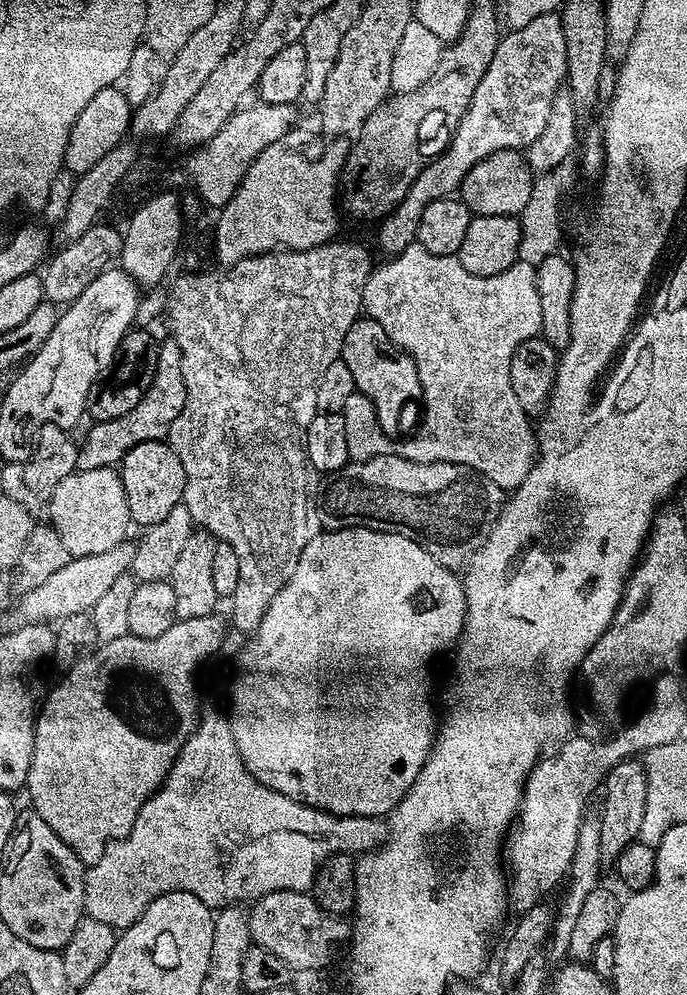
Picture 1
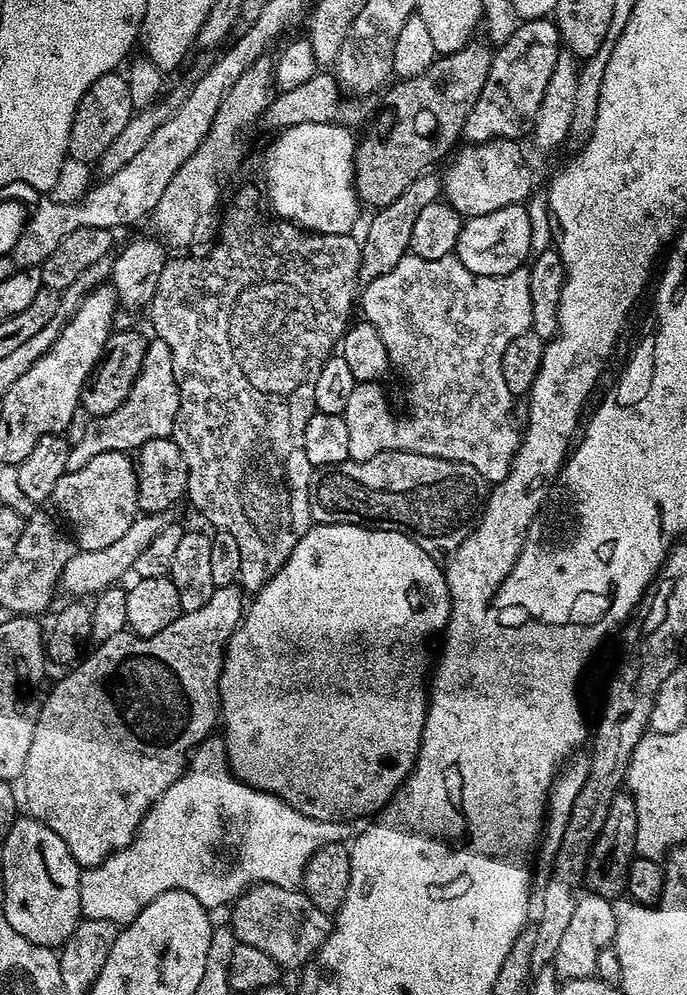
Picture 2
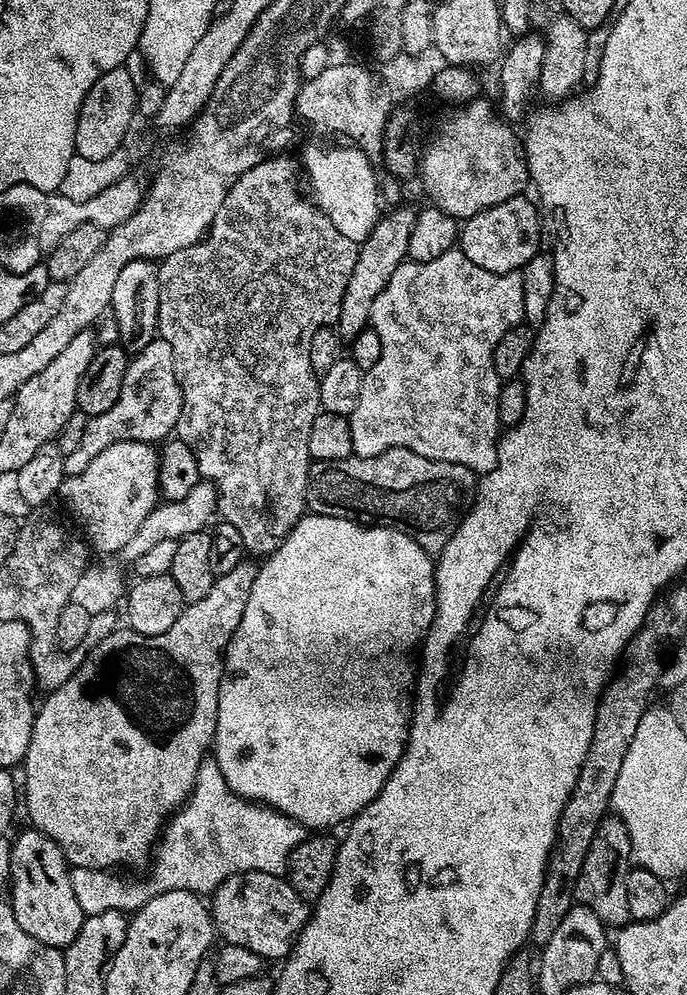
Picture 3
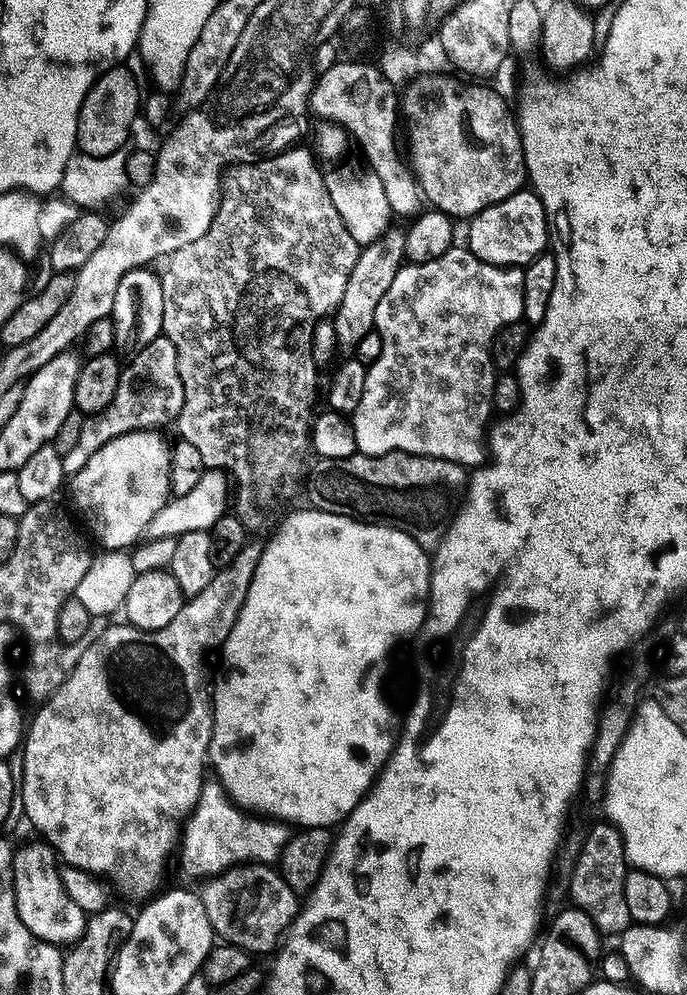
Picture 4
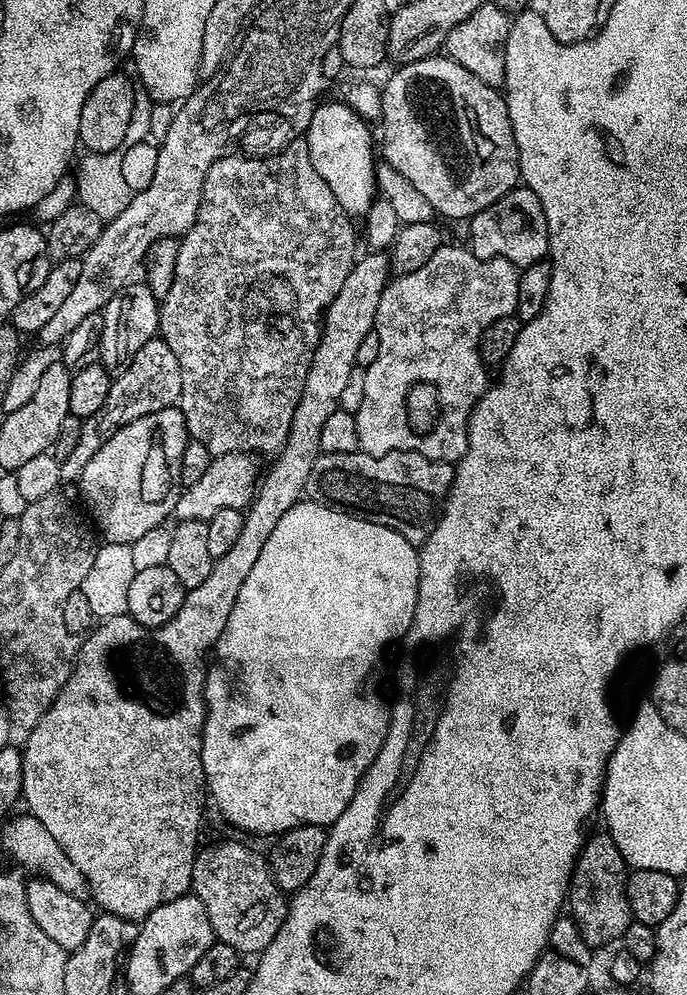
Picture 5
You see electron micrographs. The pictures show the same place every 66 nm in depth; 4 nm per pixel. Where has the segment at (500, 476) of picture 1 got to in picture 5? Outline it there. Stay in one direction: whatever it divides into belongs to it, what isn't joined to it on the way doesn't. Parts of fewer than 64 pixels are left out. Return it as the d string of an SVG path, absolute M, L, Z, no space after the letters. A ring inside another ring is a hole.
M448 242L441 243L438 250L434 250L434 258L426 262L426 266L418 266L405 276L396 276L389 279L388 285L382 290L382 302L378 302L375 331L378 334L378 358L364 368L366 378L366 394L362 394L362 406L354 413L358 422L358 442L360 451L371 456L381 456L391 452L417 452L431 460L444 460L447 464L455 465L466 454L468 449L468 419L474 406L484 397L484 391L490 387L489 369L479 354L479 340L483 331L496 319L506 318L515 313L518 306L518 282L520 272L517 265L502 258L493 260L479 260L467 247L455 248Z

